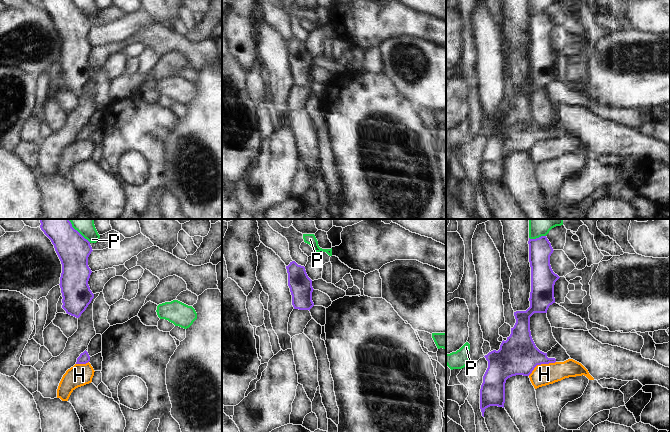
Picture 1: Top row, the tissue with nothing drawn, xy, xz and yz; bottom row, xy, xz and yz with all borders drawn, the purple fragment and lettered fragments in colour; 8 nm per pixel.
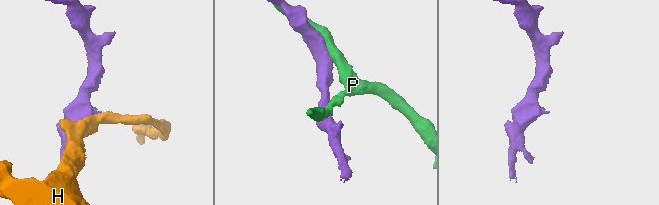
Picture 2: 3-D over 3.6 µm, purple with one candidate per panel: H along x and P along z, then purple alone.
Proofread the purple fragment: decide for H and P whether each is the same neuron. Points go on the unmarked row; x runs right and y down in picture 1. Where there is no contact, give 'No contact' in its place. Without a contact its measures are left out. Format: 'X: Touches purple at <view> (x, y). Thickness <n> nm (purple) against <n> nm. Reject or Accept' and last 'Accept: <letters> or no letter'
H: Touches purple at yz (541, 139). Thickness 320 nm (purple) against 170 nm. Reject
P: Touches purple at yz (537, 14). Thickness 190 nm (purple) against 110 nm. Reject
Accept: no letter

